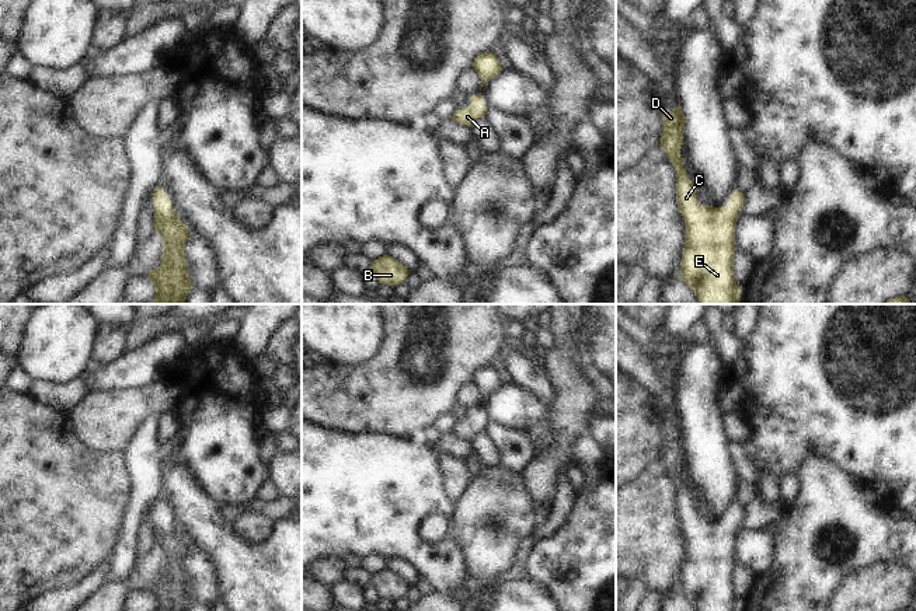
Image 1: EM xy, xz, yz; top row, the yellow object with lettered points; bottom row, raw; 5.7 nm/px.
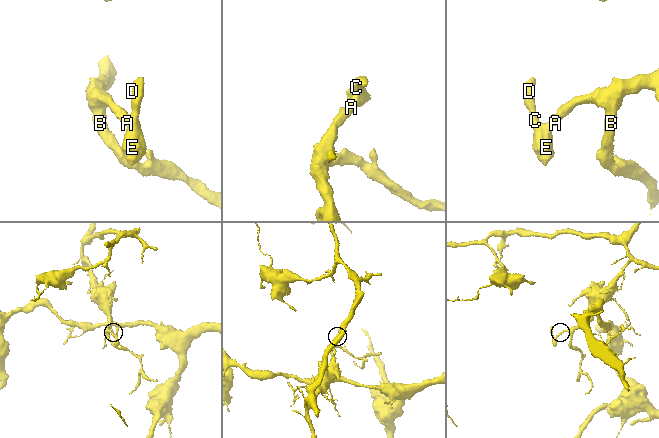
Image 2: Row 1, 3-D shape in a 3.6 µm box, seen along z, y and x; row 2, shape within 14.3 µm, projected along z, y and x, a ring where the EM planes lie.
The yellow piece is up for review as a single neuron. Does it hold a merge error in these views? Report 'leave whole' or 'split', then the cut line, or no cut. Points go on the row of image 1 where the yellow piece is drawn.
leave whole | no cut

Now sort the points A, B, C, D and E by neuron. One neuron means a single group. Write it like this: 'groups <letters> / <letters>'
groups A B C D E

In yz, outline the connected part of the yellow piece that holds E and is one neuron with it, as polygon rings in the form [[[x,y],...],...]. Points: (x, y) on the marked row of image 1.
[[[679,107],[662,109],[664,130],[659,147],[676,171],[676,199],[686,234],[680,279],[697,296],[699,304],[736,304],[741,289],[735,282],[735,227],[745,193],[734,189],[727,206],[704,206],[683,168],[685,115]]]

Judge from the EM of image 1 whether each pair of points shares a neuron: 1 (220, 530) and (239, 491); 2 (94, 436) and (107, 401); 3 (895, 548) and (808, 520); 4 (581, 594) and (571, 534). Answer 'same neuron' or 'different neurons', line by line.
1: different neurons
2: same neuron
3: same neuron
4: same neuron

